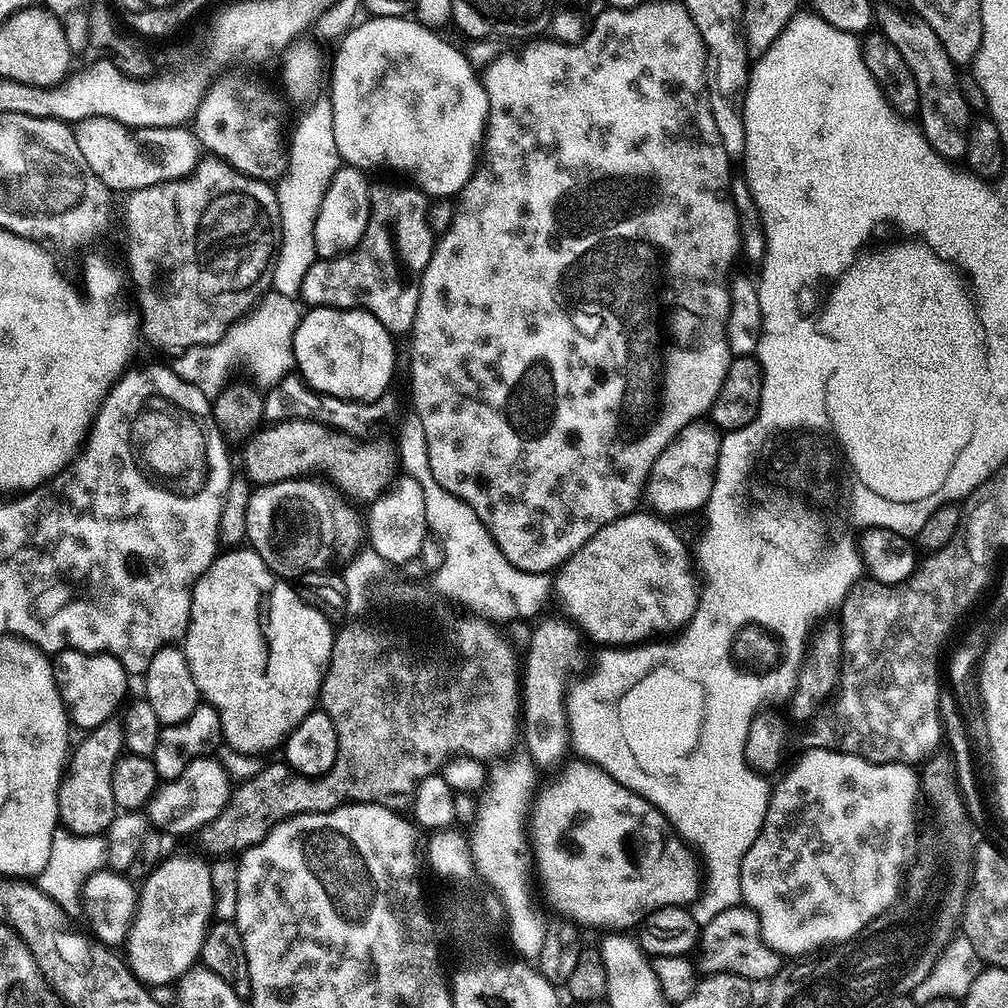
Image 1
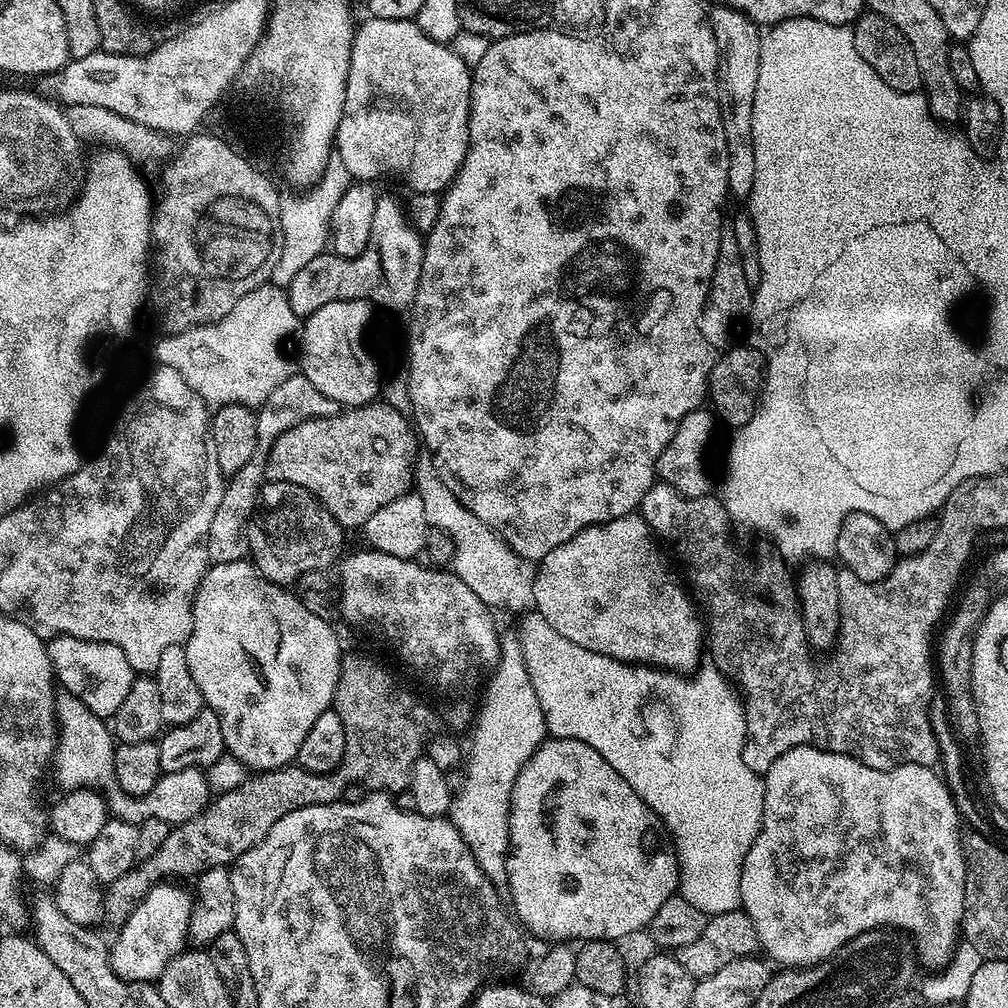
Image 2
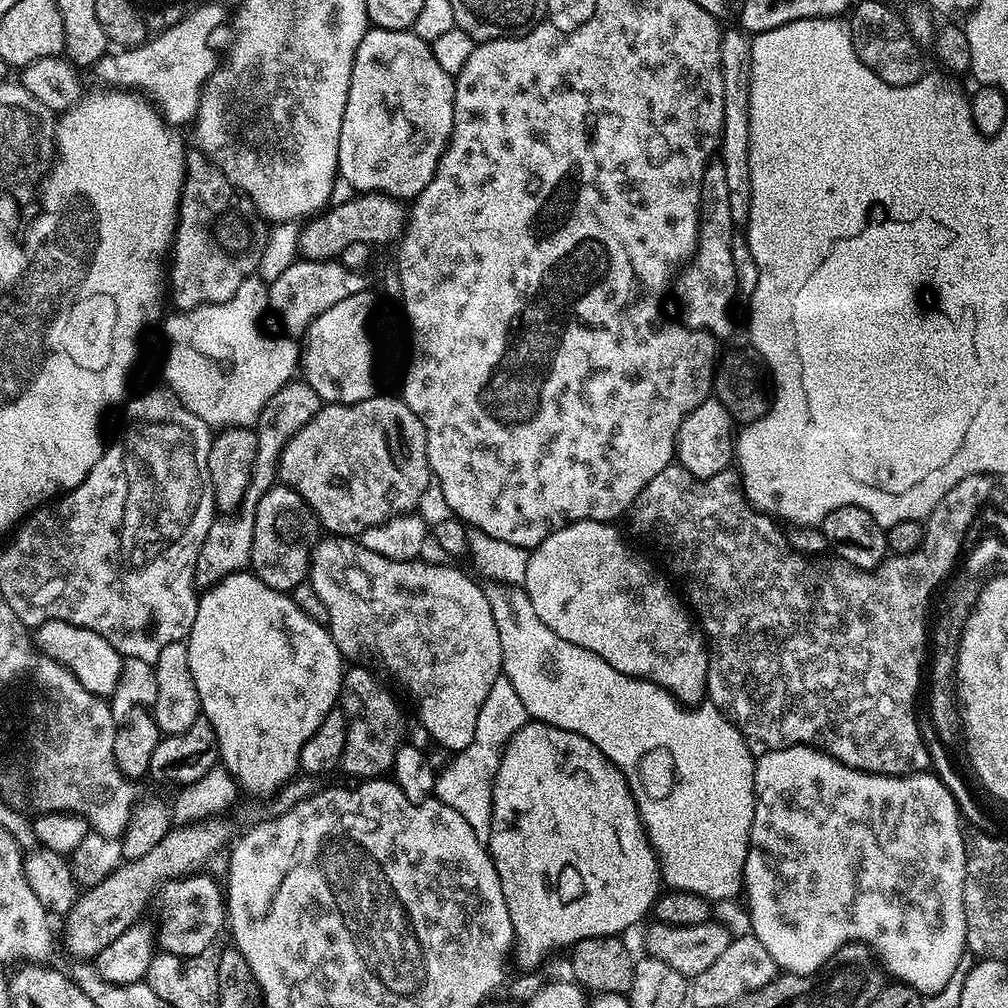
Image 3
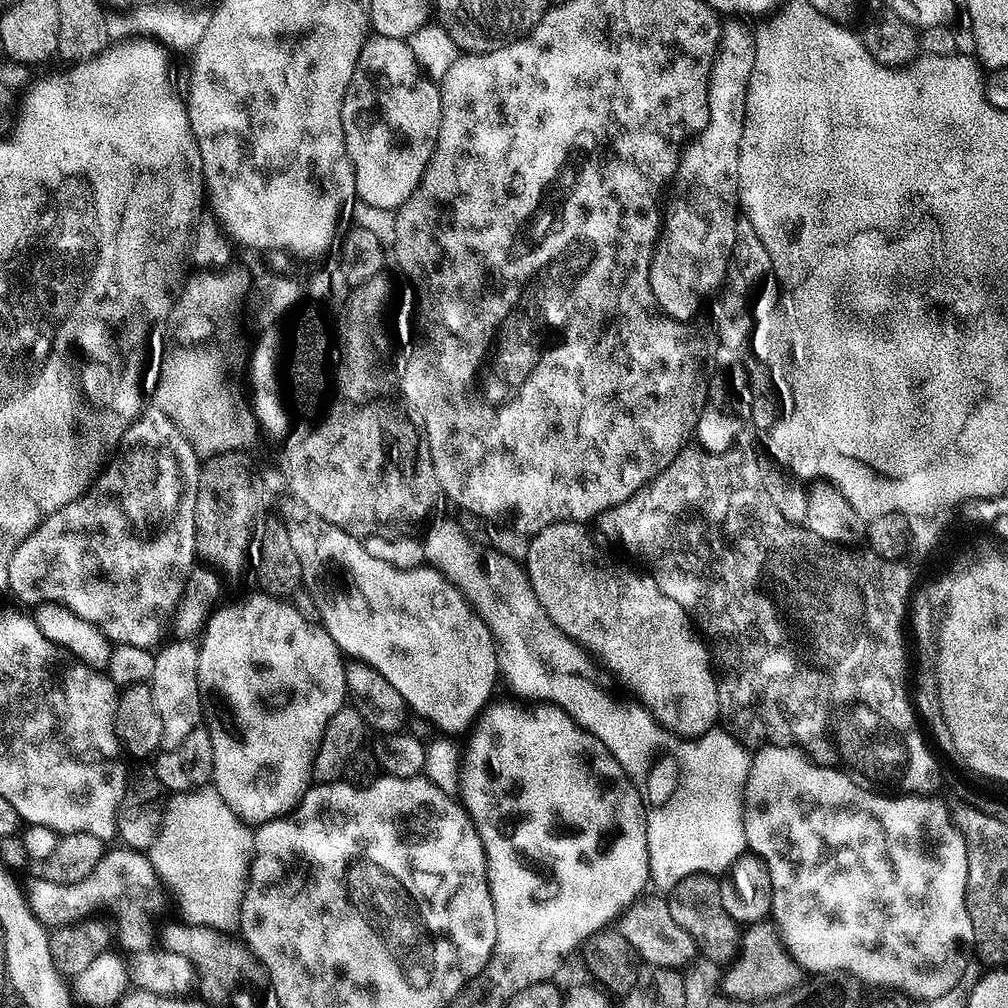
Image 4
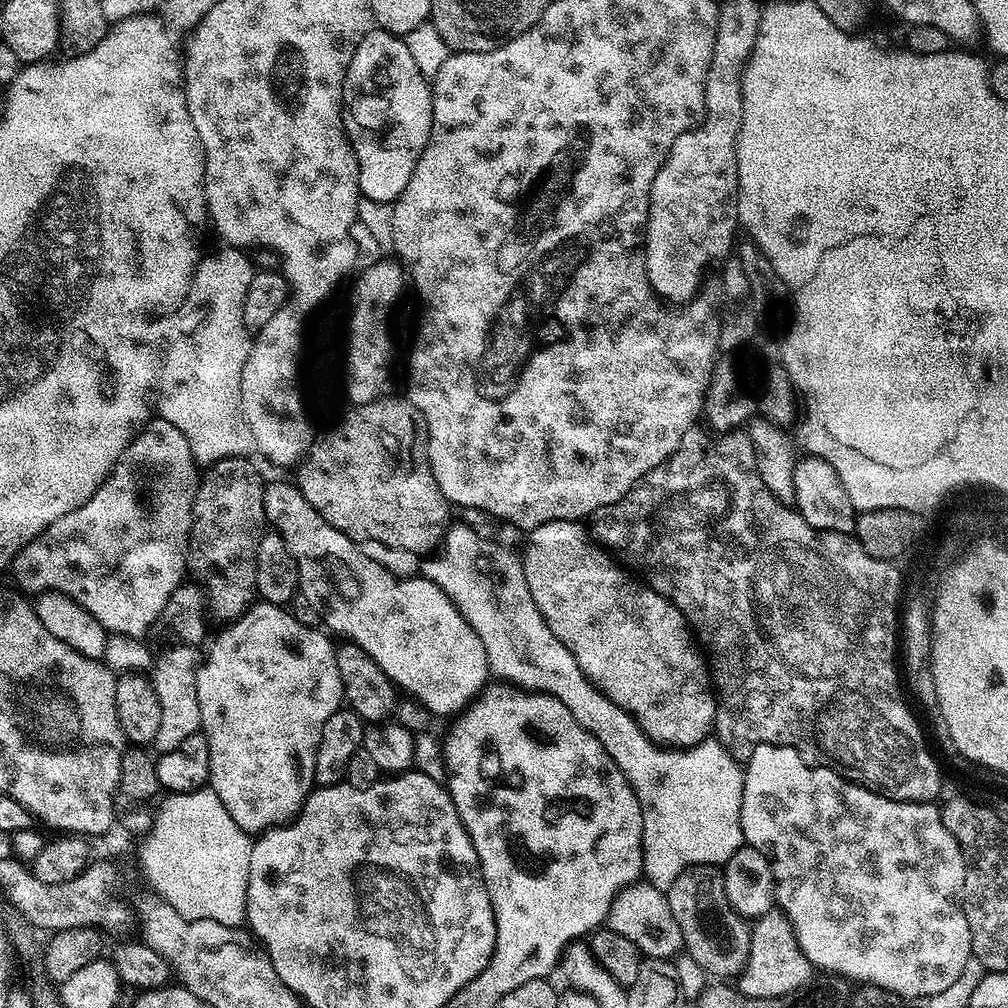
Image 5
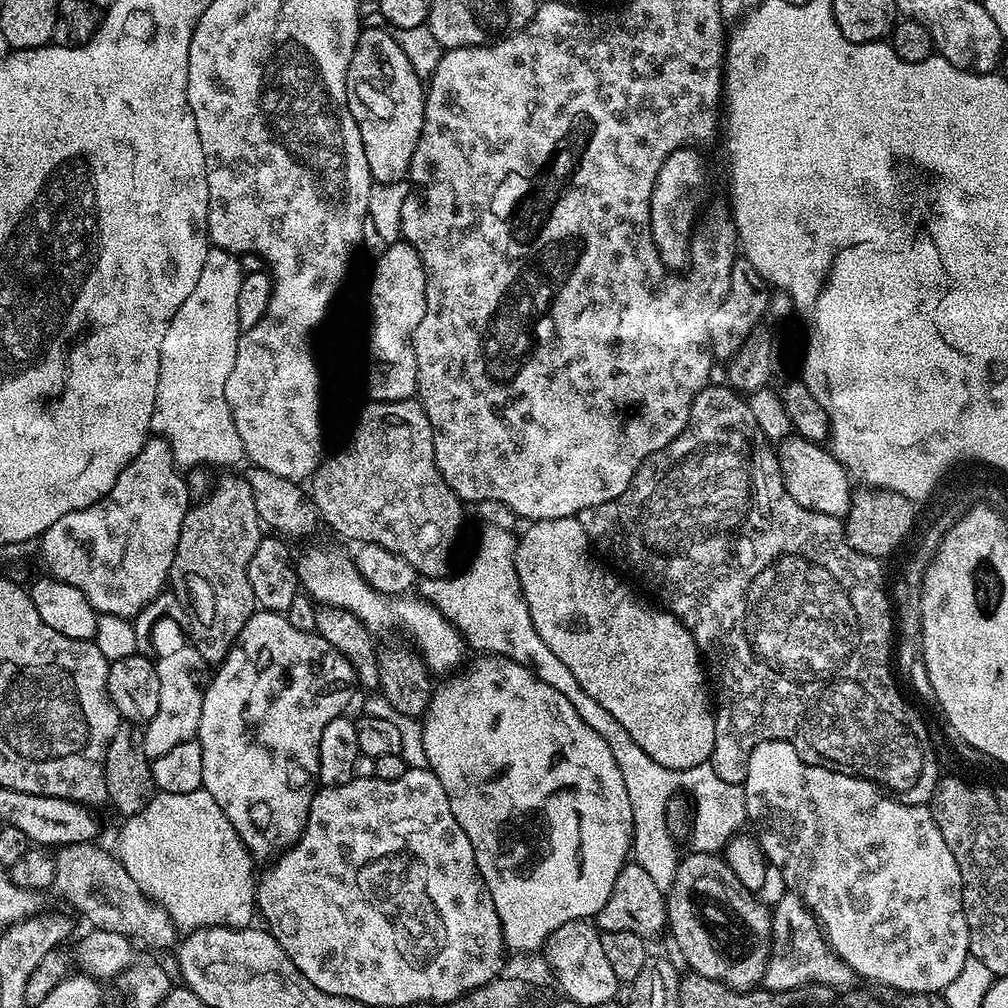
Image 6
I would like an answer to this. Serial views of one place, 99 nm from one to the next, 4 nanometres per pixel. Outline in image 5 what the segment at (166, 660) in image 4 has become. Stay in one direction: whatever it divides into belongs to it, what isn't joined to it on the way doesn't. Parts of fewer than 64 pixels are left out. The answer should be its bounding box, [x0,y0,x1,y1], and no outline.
[150,642,201,753]

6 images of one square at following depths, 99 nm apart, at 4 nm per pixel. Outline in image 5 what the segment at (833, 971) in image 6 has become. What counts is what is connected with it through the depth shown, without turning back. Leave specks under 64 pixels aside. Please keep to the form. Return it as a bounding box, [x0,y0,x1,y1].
[738,910,814,998]

